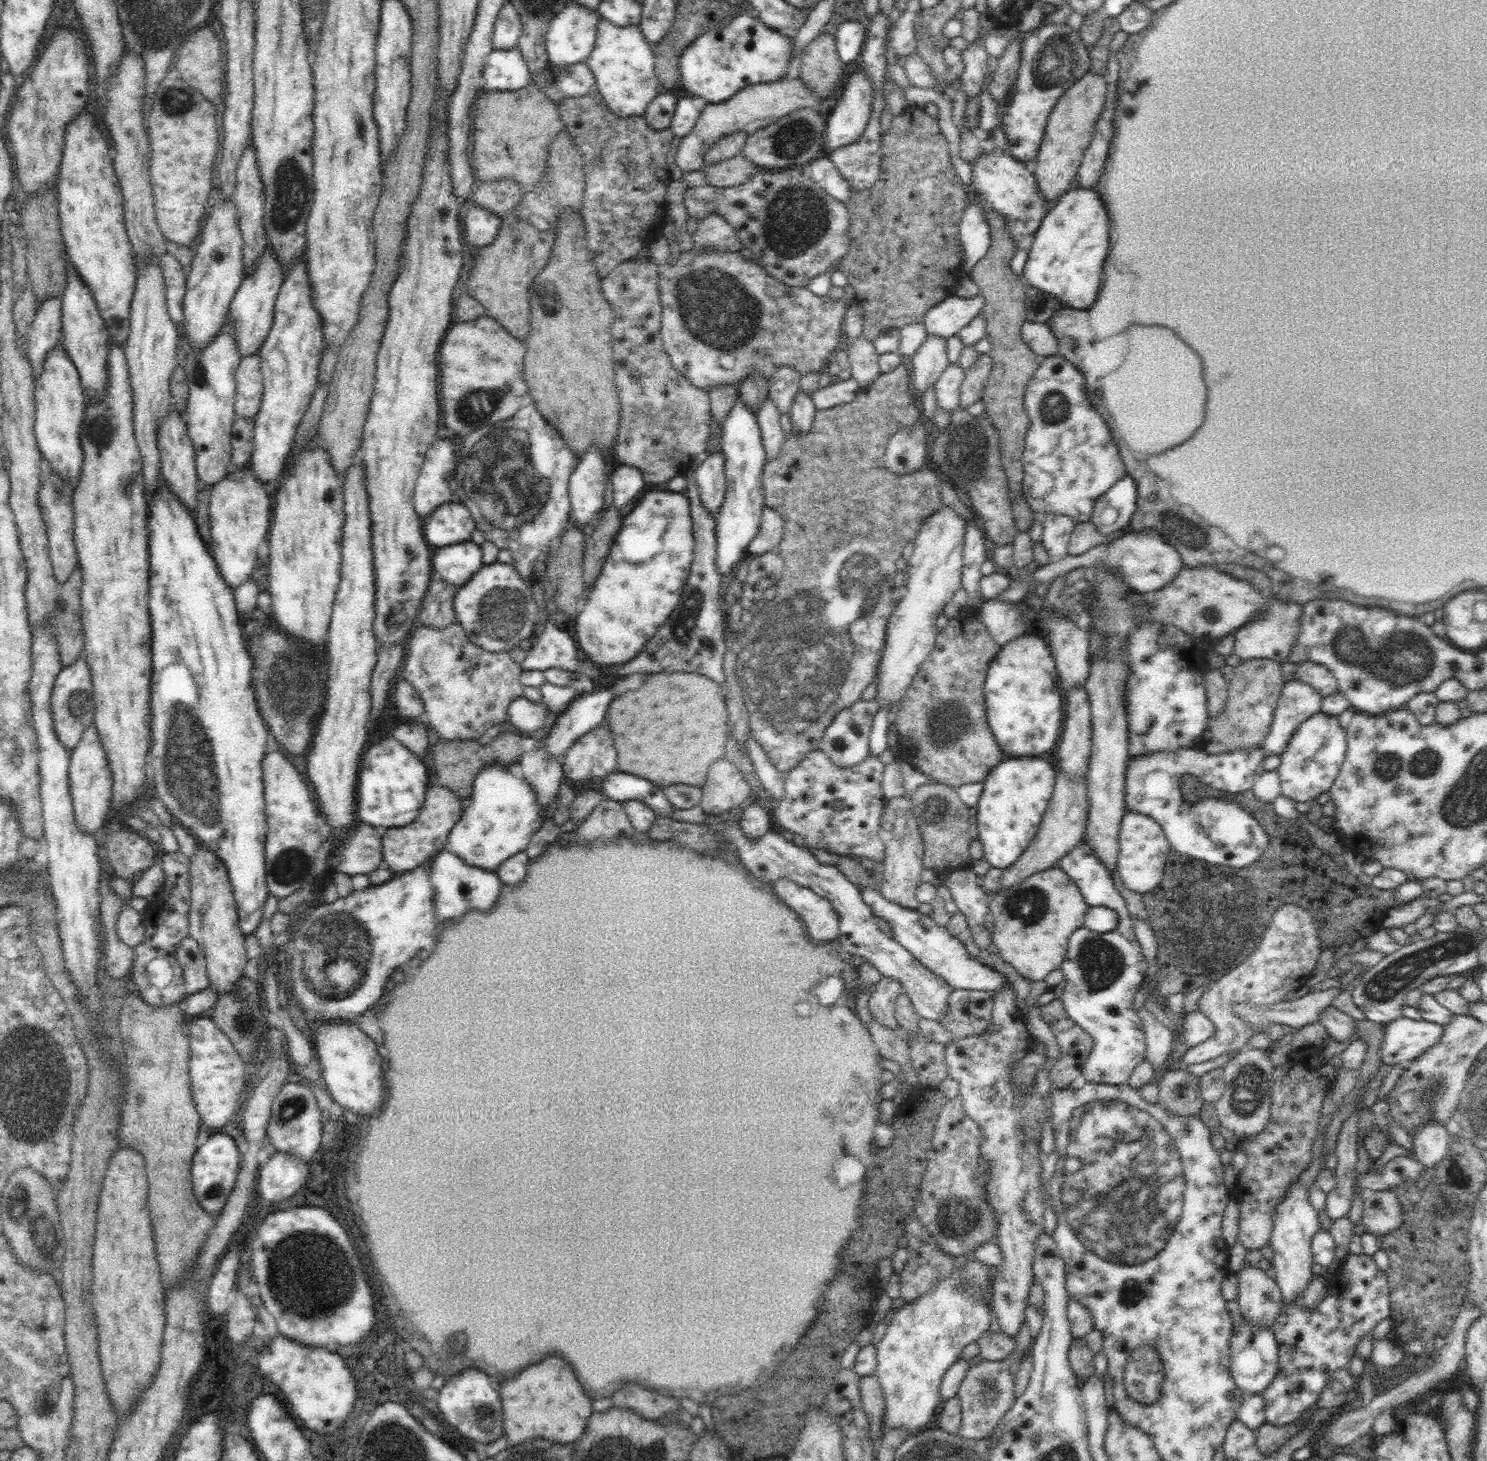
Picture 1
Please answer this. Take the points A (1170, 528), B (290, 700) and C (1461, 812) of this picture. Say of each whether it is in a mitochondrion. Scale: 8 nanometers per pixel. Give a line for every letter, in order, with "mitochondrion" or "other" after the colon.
A: mitochondrion
B: mitochondrion
C: mitochondrion

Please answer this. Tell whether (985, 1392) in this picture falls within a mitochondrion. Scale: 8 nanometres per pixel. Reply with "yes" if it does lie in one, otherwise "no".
yes

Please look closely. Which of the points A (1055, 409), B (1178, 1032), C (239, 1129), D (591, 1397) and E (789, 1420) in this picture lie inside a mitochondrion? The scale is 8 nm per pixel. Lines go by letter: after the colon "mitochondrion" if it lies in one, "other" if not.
A: mitochondrion
B: other
C: other
D: other
E: mitochondrion

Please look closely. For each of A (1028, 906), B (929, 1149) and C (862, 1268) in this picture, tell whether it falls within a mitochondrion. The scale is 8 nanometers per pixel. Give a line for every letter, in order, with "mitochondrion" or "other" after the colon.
A: mitochondrion
B: other
C: mitochondrion

